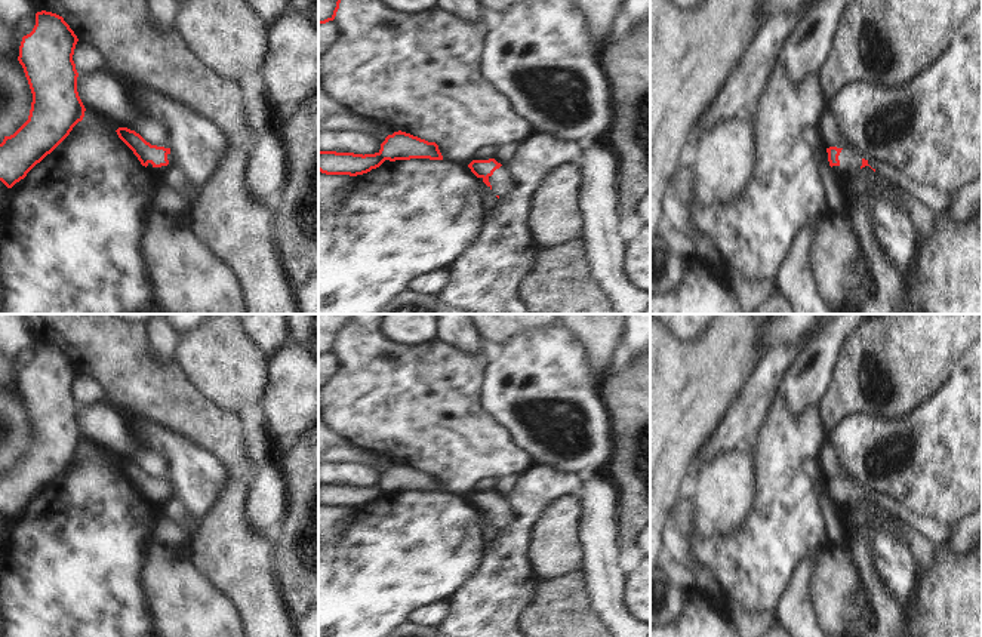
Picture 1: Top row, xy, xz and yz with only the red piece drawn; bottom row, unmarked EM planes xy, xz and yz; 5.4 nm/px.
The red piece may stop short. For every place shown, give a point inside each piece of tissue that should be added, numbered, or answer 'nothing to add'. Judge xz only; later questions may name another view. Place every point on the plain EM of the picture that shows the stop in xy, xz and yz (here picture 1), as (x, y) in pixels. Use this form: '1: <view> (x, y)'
1: xz (501, 513)

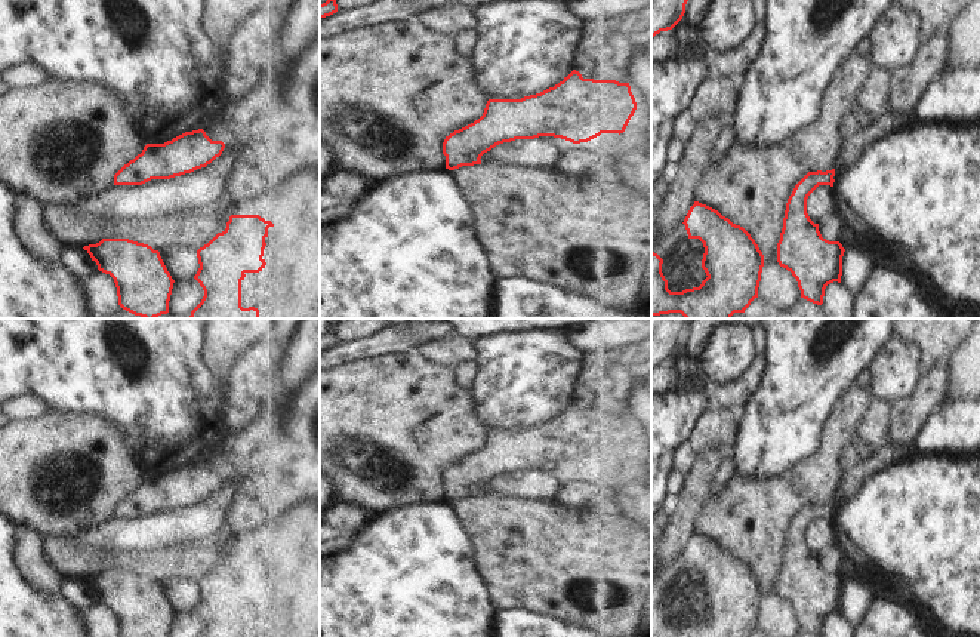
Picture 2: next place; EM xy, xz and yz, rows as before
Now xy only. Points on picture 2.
nothing to add

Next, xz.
nothing to add

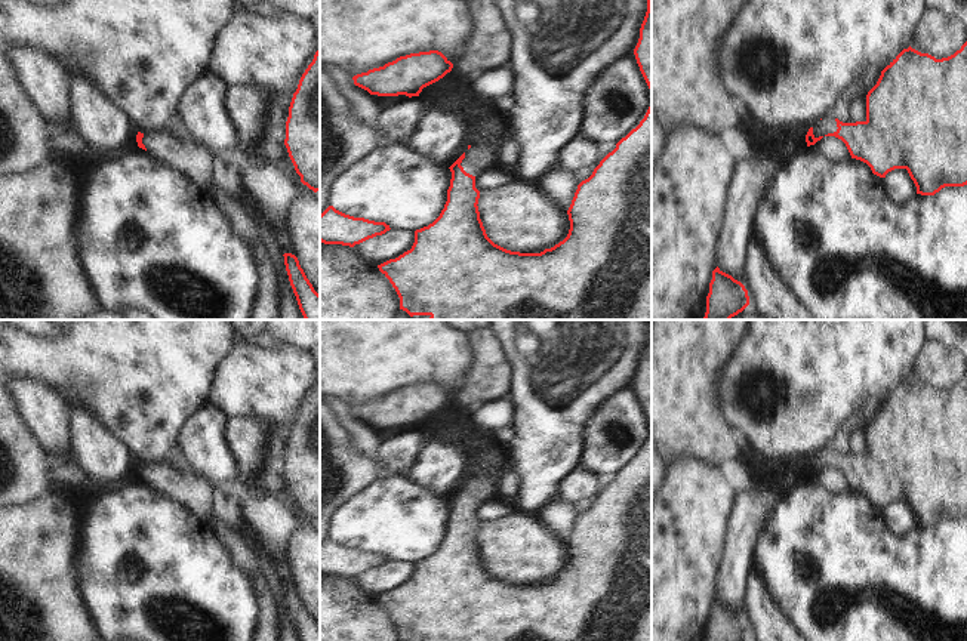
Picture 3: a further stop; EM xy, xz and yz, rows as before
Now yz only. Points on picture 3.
1: yz (827, 456)

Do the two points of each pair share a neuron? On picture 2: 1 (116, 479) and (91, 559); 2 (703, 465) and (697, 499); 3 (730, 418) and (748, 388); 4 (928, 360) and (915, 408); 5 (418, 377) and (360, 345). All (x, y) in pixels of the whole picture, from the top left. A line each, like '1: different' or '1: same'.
1: different
2: same
3: different
4: different
5: different

